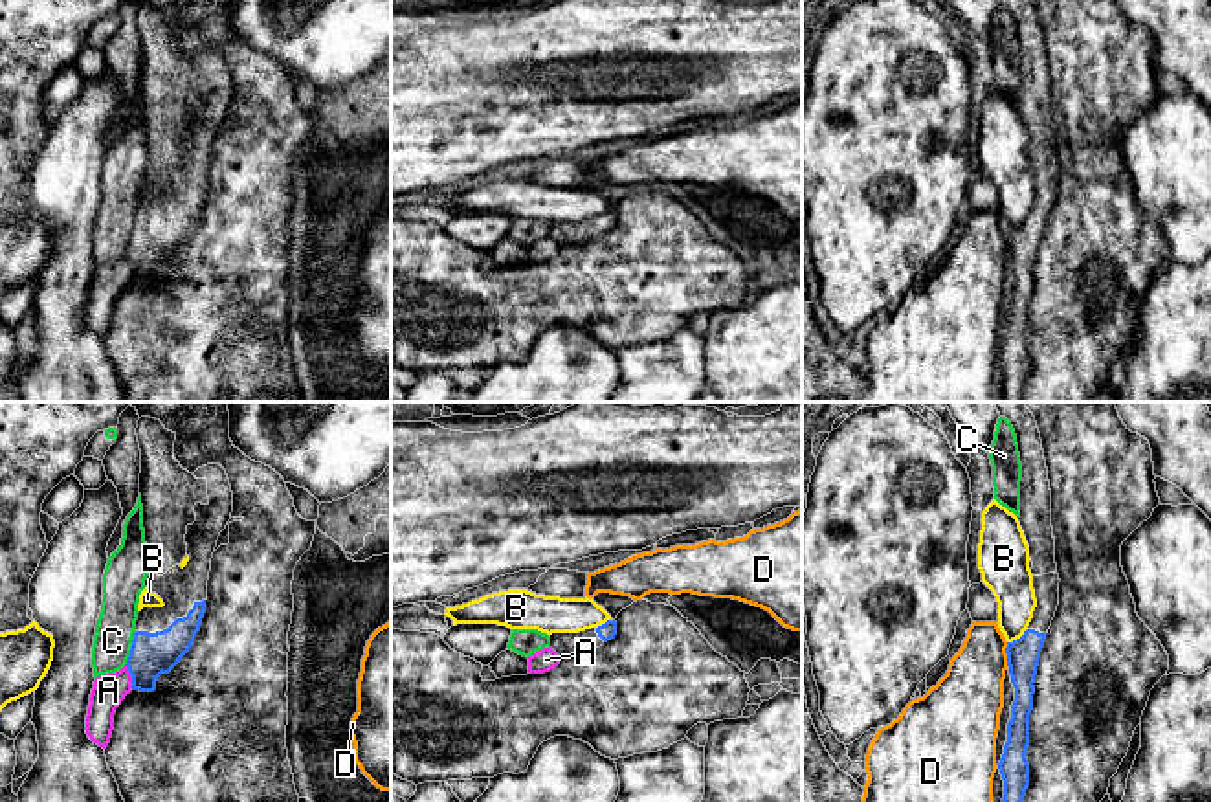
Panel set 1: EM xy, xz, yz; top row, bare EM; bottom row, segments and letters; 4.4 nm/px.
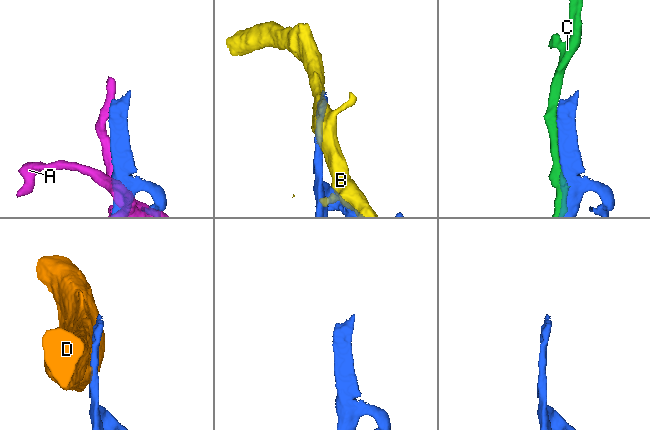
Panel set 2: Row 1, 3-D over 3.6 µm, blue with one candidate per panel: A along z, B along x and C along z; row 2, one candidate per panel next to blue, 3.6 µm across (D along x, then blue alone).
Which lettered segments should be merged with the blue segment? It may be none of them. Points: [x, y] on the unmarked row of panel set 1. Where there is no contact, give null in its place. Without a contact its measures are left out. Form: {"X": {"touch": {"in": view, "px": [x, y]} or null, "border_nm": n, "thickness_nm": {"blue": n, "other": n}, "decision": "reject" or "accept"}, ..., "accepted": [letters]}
{"A": {"touch": {"in": "xy", "px": [133, 267]}, "border_nm": 120, "thickness_nm": {"blue": 190, "other": 150}, "decision": "reject"}, "B": {"touch": {"in": "yz", "px": [1017, 228]}, "border_nm": 110, "thickness_nm": {"blue": 140, "other": 190}, "decision": "reject"}, "C": {"touch": {"in": "xy", "px": [131, 237]}, "border_nm": 160, "thickness_nm": {"blue": 190, "other": 170}, "decision": "reject"}, "D": {"touch": {"in": "yz", "px": [1006, 241]}, "border_nm": 100, "thickness_nm": {"blue": 140, "other": 300}, "decision": "reject"}, "accepted": []}

